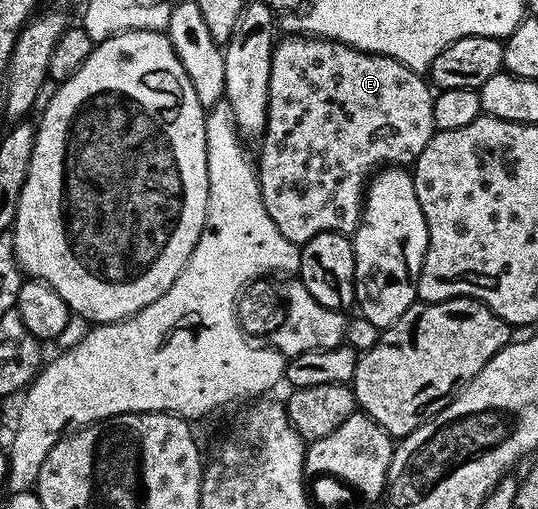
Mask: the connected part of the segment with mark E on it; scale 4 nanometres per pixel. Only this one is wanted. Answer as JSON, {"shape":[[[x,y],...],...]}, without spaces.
{"shape":[[[289,34],[286,40],[276,41],[271,58],[271,82],[269,83],[269,109],[265,123],[265,135],[259,141],[261,157],[256,157],[257,180],[261,183],[261,197],[265,213],[279,226],[279,234],[298,246],[305,244],[320,232],[344,232],[353,234],[361,221],[361,209],[365,199],[367,181],[375,170],[382,166],[409,166],[423,154],[423,146],[433,136],[433,97],[434,89],[424,75],[411,70],[403,62],[390,56],[380,56],[374,52],[364,52],[349,44],[340,44],[338,40],[327,40],[324,36],[308,34]]]}

